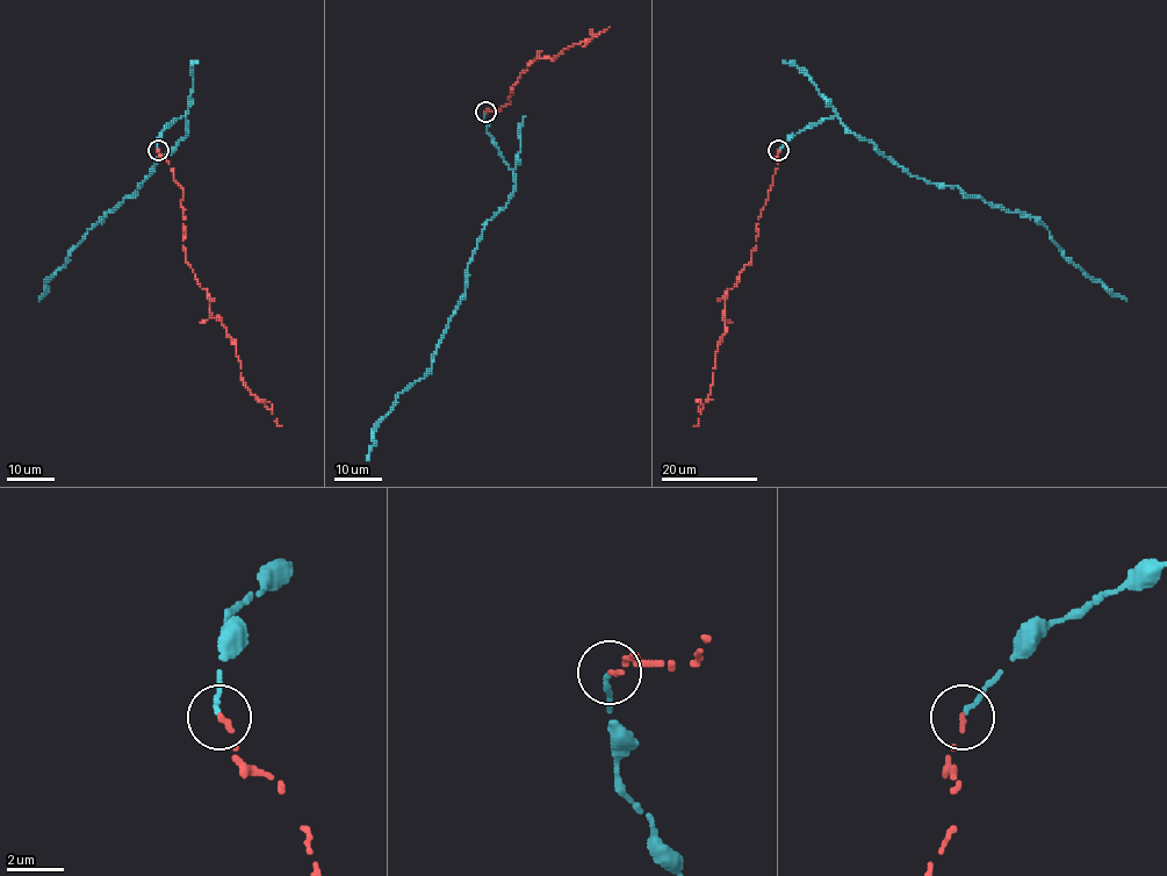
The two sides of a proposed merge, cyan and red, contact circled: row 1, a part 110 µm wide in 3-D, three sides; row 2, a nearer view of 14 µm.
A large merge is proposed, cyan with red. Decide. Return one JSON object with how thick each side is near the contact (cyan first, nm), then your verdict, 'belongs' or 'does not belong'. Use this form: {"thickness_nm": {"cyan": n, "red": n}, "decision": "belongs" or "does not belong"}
{"thickness_nm": {"cyan": 180, "red": 190}, "decision": "does not belong"}

